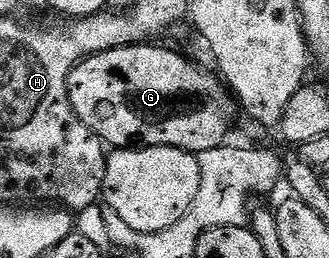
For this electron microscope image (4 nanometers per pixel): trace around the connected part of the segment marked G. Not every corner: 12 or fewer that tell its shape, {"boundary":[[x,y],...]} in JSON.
{"boundary":[[159,45],[71,70],[73,113],[111,149],[228,142],[237,100]]}

